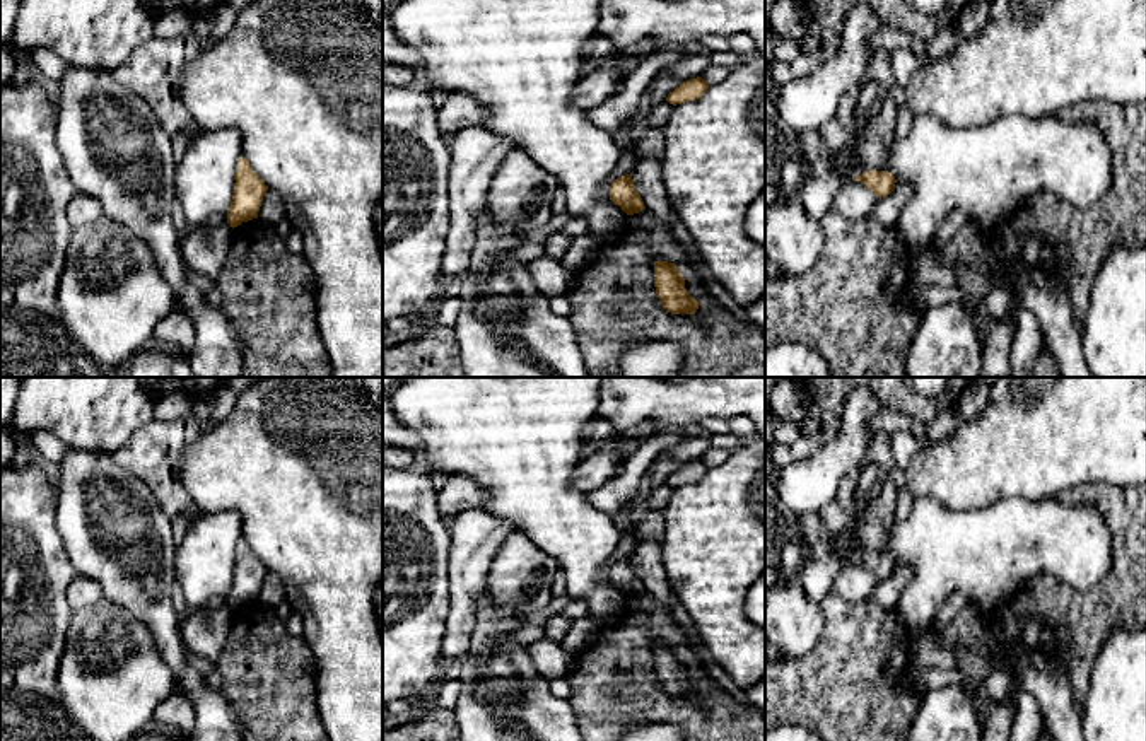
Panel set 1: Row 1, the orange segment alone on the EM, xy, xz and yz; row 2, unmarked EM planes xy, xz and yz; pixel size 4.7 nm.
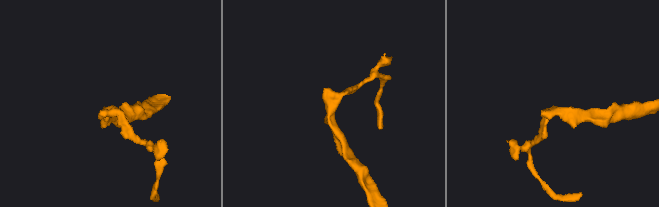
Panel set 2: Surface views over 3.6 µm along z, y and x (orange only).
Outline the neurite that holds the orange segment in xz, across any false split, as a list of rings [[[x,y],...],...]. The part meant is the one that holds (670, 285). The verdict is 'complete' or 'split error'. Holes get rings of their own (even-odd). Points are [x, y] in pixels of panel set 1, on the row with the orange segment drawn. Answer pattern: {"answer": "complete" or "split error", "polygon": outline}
{"answer": "complete", "polygon": [[[654,261],[654,287],[661,306],[671,314],[695,314],[699,300],[685,289],[680,266],[668,261]]]}

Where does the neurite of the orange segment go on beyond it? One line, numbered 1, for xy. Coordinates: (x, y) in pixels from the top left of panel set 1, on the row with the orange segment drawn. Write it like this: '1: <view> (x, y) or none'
1: none

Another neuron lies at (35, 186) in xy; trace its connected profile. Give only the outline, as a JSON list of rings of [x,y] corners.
[[[39,79],[0,87],[0,304],[60,319],[58,285],[72,224],[68,203],[79,195],[56,145],[55,90]]]

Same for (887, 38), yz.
[[[883,26],[871,39],[869,39],[869,55],[873,56],[878,50],[910,50],[914,53],[924,53],[926,51],[926,41],[915,39],[910,34],[903,31],[892,29],[888,26]]]

